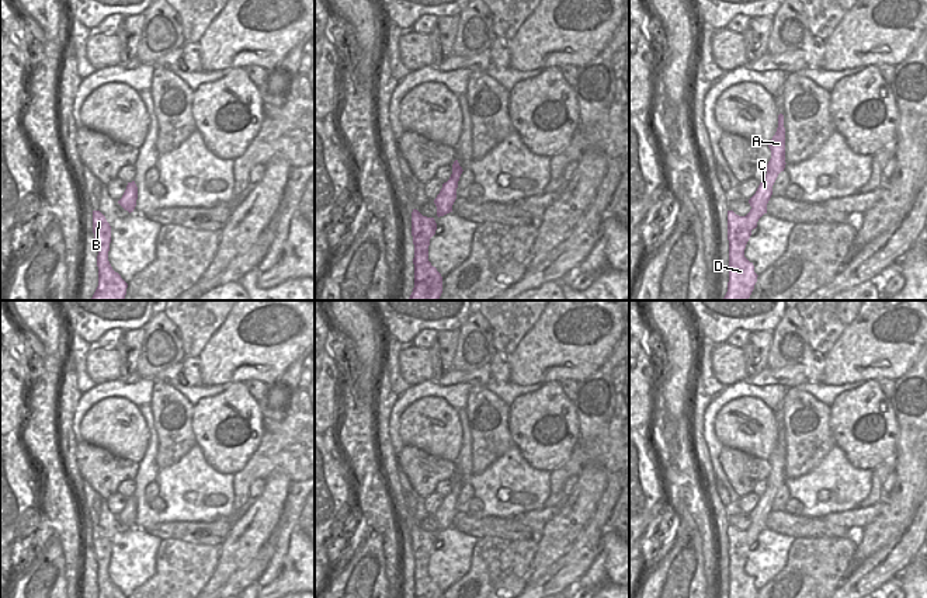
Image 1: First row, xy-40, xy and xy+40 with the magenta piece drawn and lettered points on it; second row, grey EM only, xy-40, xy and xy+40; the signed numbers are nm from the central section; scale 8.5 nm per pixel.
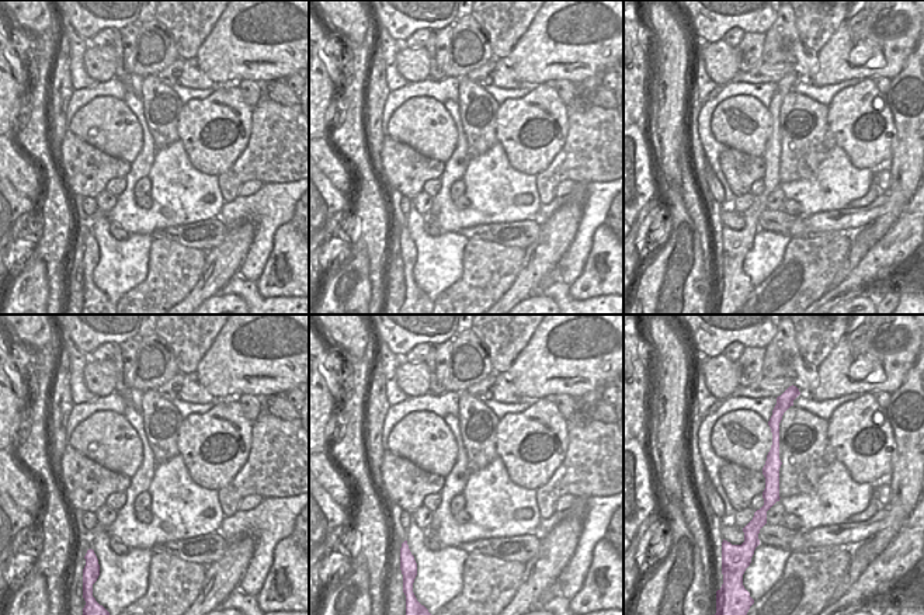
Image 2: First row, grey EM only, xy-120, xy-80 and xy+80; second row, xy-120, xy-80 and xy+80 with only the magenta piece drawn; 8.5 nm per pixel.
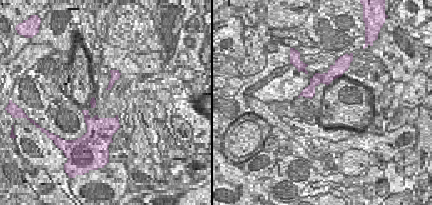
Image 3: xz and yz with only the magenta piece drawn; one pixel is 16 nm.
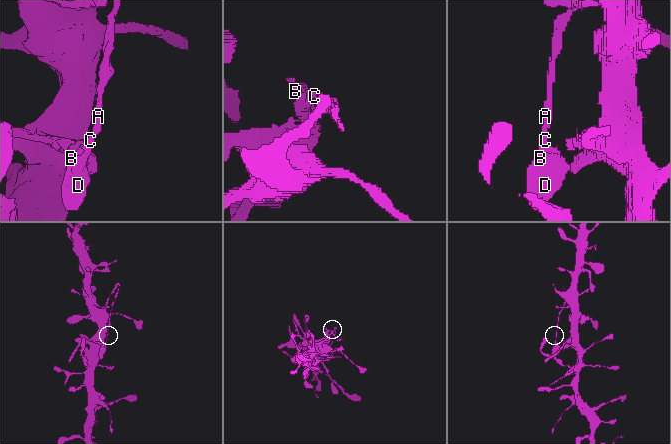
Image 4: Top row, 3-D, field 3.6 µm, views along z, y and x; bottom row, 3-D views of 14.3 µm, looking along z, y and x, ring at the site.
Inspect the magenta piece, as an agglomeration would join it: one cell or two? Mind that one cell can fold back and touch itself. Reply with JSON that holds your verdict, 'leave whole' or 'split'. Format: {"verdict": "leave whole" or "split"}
{"verdict": "split"}

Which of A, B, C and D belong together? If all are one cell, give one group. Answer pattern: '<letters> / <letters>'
A C / B D

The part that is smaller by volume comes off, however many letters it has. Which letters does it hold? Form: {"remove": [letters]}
{"remove": ["A", "C"]}

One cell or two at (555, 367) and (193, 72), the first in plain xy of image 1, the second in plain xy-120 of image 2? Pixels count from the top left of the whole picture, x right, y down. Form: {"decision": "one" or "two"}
{"decision": "two"}

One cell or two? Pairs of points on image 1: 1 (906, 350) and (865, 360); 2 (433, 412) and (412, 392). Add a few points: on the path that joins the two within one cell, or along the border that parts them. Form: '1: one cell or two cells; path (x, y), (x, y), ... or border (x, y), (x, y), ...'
1: one cell; path (896, 350), (875, 350)
2: two cells; border (451, 406), (422, 396), (399, 424)

